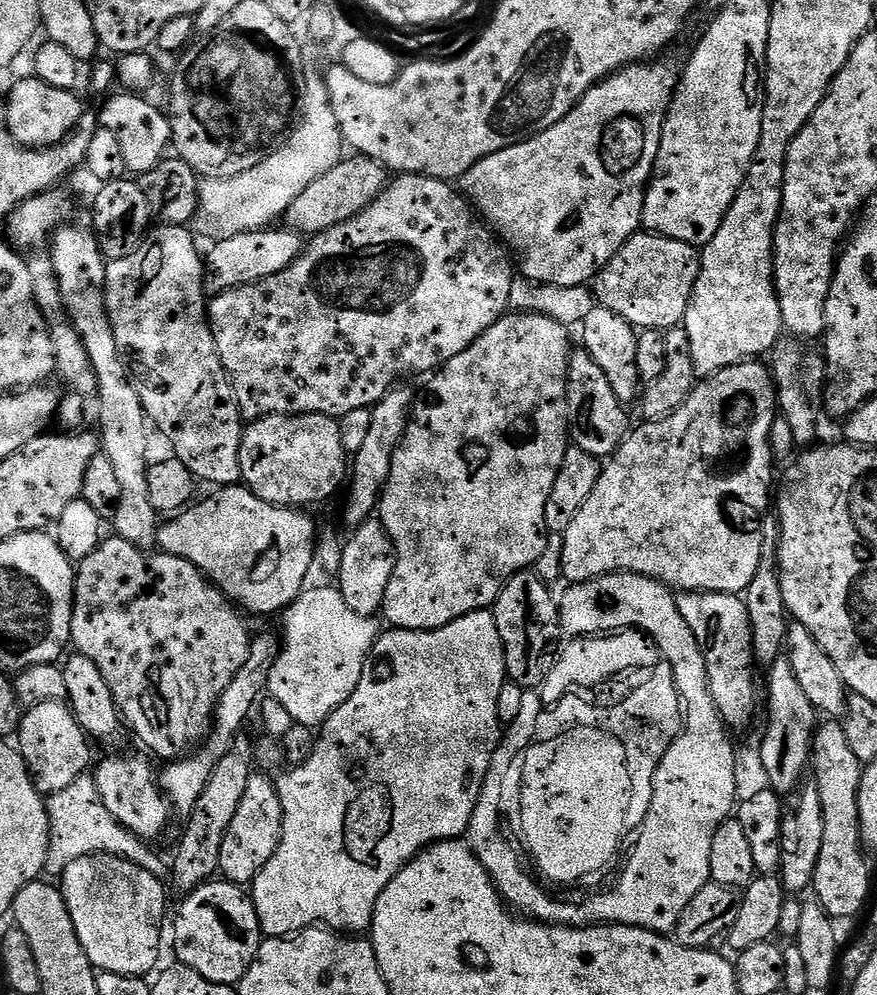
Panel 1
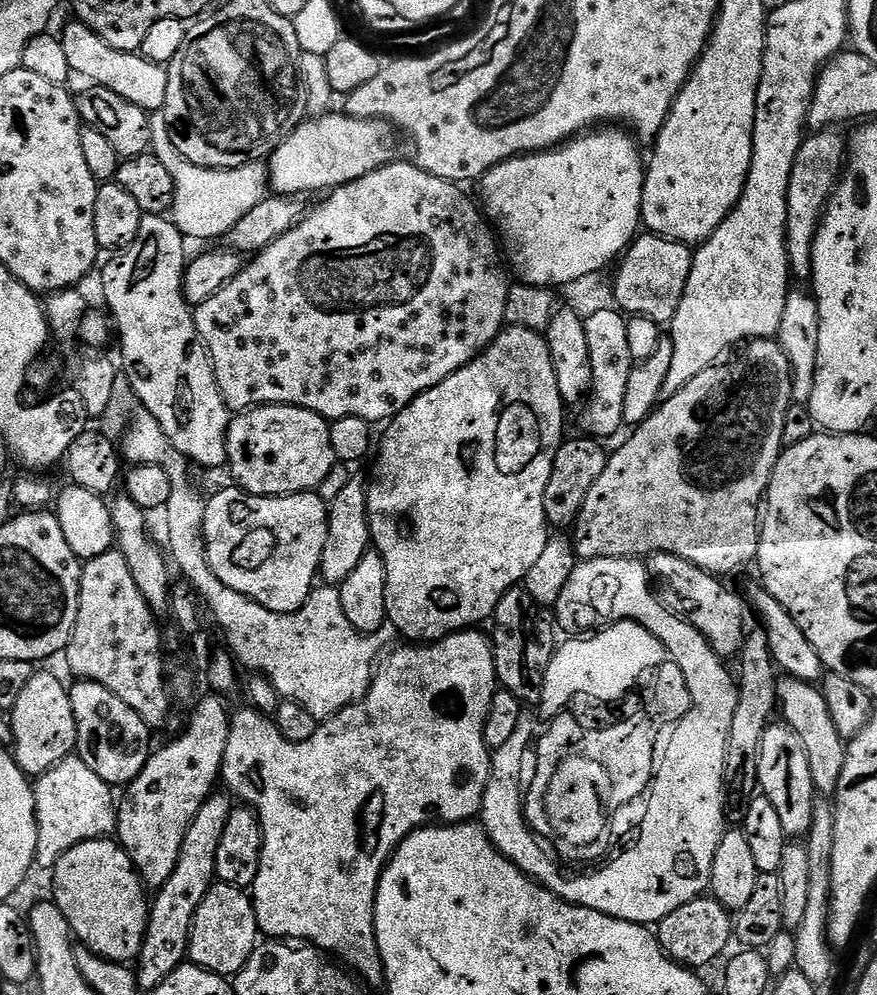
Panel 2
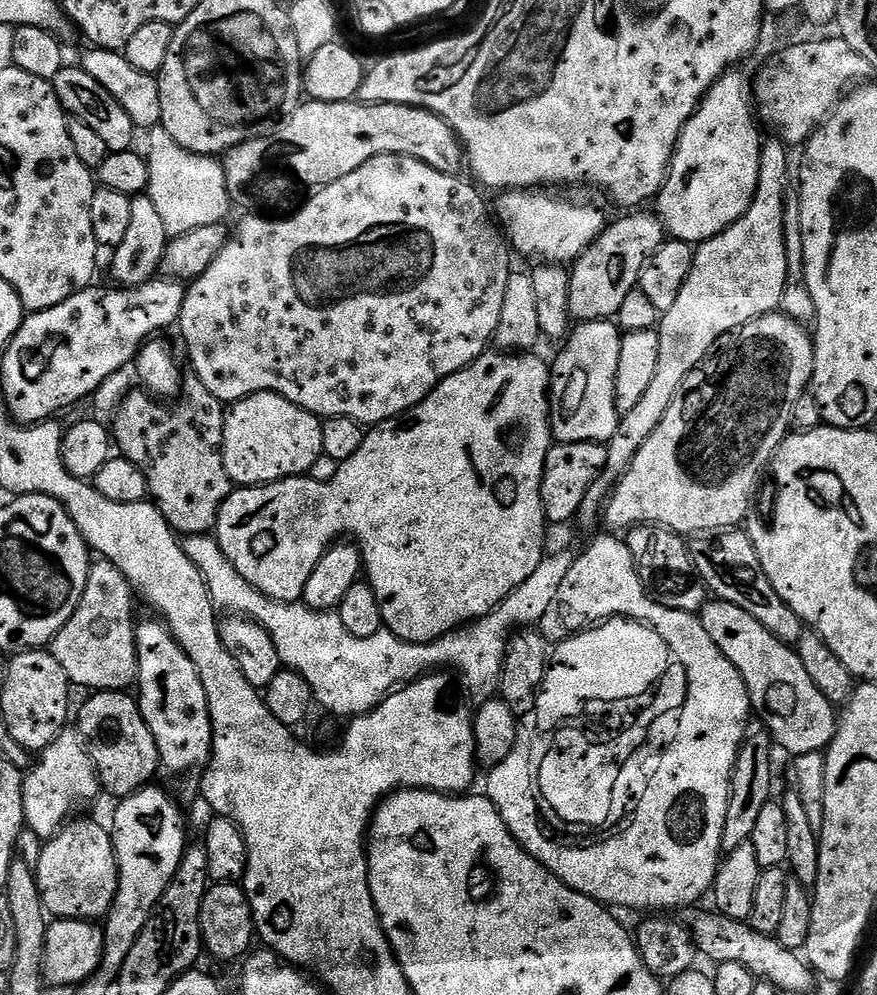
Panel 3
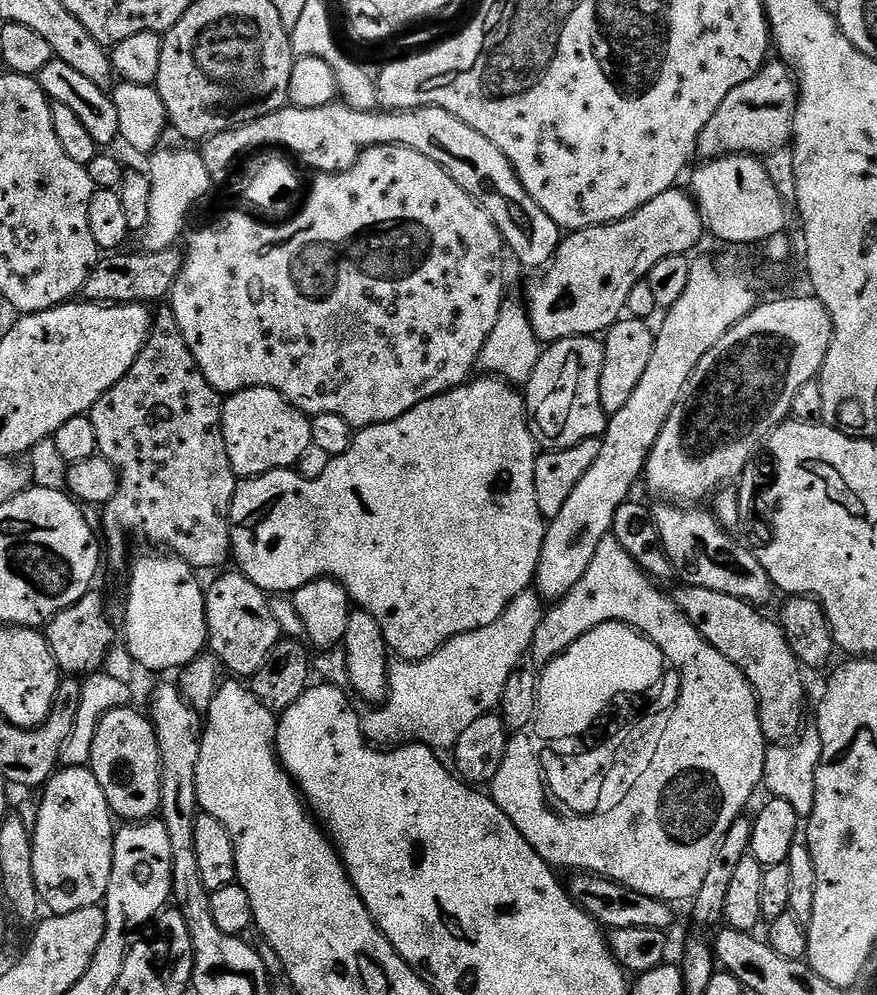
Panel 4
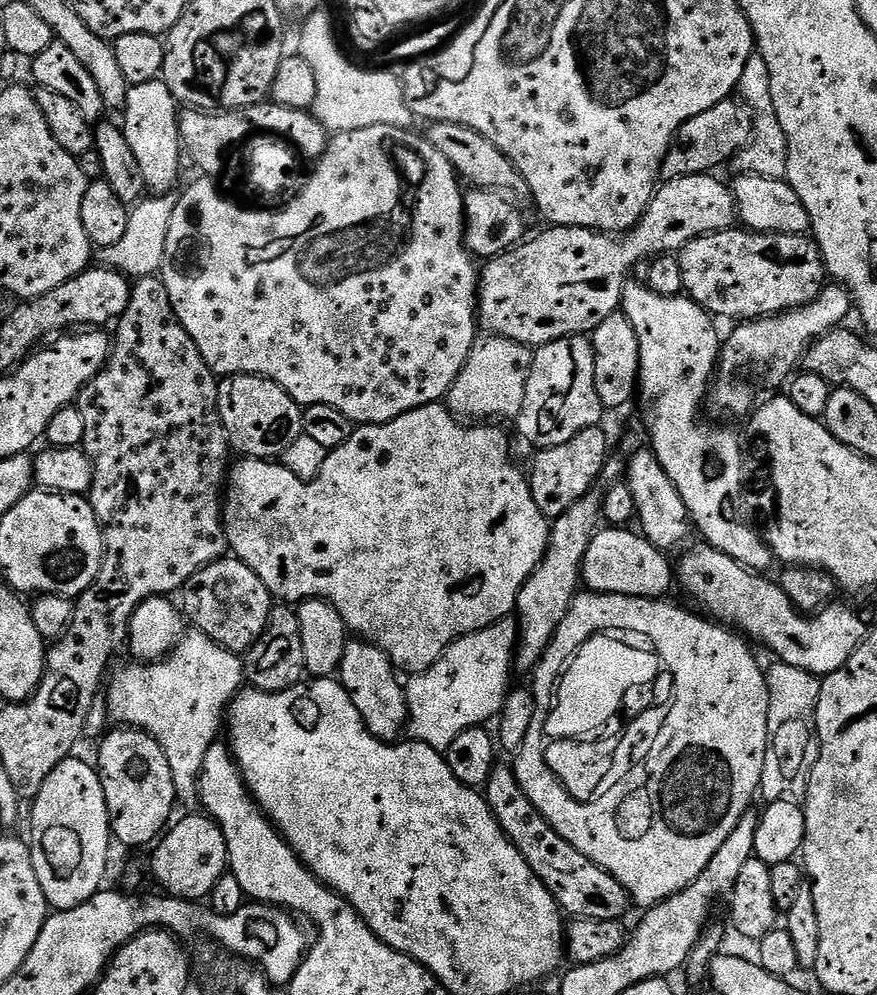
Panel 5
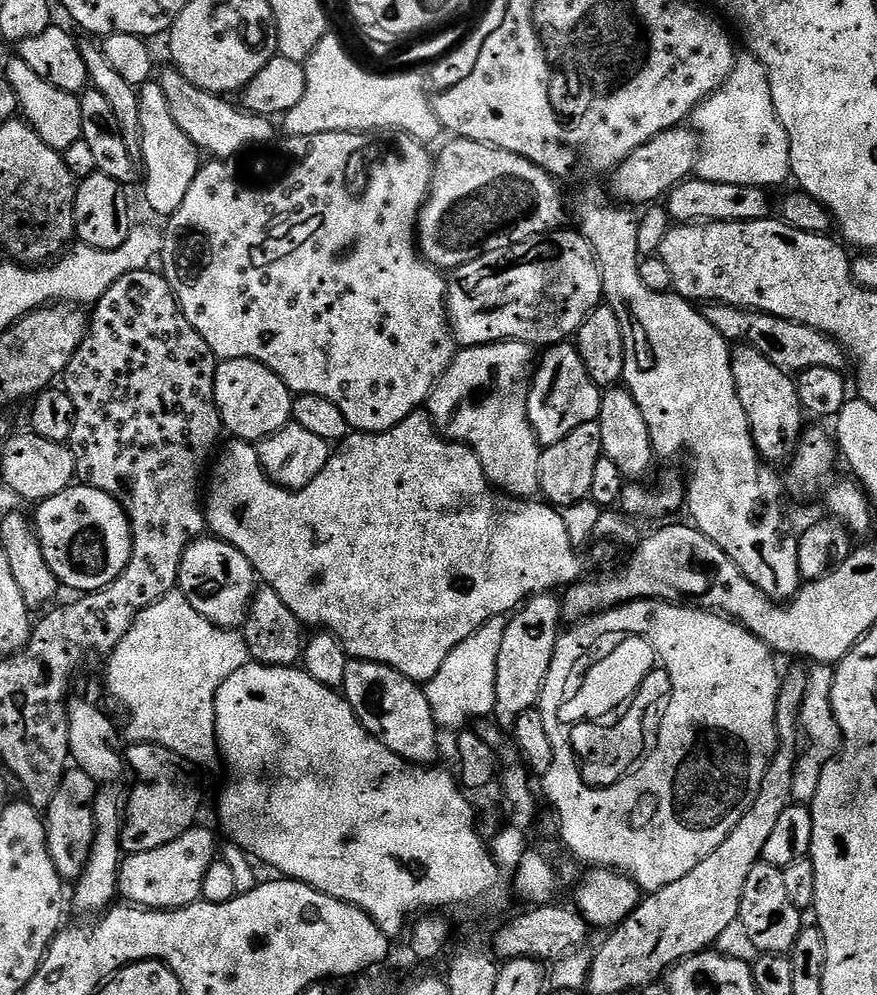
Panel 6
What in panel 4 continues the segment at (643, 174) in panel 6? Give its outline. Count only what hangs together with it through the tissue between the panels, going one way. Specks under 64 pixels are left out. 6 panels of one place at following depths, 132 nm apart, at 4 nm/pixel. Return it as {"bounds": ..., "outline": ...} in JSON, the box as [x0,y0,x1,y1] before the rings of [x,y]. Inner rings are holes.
{"bounds":[696,63,798,161],"outline":[[[765,63],[760,73],[750,78],[750,82],[742,82],[742,86],[734,86],[734,90],[726,94],[726,102],[718,106],[714,118],[706,122],[706,130],[702,130],[698,138],[696,156],[701,161],[741,154],[760,158],[789,147],[798,99],[798,81],[787,64],[772,63]]]}

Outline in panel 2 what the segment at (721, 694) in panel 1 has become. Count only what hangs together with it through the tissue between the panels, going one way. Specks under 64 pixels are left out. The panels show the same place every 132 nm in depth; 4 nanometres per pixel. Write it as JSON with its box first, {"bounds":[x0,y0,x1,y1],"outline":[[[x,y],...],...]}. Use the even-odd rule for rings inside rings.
{"bounds":[646,552,746,658],"outline":[[[653,552],[647,557],[646,567],[653,585],[665,597],[673,596],[680,603],[675,605],[676,615],[697,628],[721,658],[735,657],[739,653],[746,635],[744,604],[724,585],[727,583],[721,577],[713,576],[712,573],[686,562],[686,558],[678,558],[675,554],[665,552]]]}

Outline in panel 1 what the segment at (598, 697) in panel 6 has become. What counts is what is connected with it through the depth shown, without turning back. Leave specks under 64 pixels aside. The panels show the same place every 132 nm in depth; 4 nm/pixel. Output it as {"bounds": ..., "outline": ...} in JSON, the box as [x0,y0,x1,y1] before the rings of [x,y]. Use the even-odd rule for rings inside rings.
{"bounds":[540,629,659,700],"outline":[[[636,629],[599,637],[579,637],[567,641],[556,657],[551,674],[541,684],[540,700],[556,700],[564,690],[574,684],[592,685],[593,682],[598,683],[608,674],[655,665],[659,659],[656,643],[643,632],[637,632]]]}

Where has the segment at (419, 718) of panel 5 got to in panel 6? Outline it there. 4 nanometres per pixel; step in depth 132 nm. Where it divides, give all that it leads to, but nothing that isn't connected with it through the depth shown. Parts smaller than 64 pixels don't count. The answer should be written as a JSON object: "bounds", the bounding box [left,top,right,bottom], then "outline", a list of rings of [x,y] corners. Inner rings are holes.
{"bounds":[424,616,507,730],"outline":[[[503,616],[490,618],[470,638],[464,639],[460,648],[470,650],[469,656],[453,654],[442,662],[442,670],[434,674],[432,680],[427,681],[424,693],[430,704],[437,729],[444,730],[453,724],[456,730],[463,729],[471,720],[479,721],[488,718],[496,711],[496,695],[494,682],[498,678],[498,649],[502,646],[502,634],[506,634],[507,619]],[[479,716],[484,716],[480,717]],[[464,724],[464,725],[463,725]]]}

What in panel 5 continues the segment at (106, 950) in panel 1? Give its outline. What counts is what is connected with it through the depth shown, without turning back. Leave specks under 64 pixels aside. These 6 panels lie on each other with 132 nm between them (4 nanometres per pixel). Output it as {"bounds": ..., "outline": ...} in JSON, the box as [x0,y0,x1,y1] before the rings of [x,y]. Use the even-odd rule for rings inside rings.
{"bounds":[30,759,114,912],"outline":[[[69,759],[66,766],[54,769],[50,778],[42,782],[42,790],[38,790],[36,799],[30,804],[34,870],[38,870],[38,882],[42,885],[42,892],[46,894],[49,905],[58,912],[82,906],[82,902],[94,898],[94,894],[101,891],[103,884],[100,883],[108,872],[108,847],[113,847],[114,844],[100,773],[93,765],[91,768],[86,761],[76,759]]]}

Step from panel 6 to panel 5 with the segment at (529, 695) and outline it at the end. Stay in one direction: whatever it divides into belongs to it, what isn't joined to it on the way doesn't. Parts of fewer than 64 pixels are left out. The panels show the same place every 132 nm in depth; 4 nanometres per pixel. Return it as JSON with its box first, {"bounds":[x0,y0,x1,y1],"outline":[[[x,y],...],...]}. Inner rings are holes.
{"bounds":[514,490,602,673],"outline":[[[593,490],[585,494],[566,514],[555,517],[551,521],[548,534],[548,549],[542,562],[534,570],[534,574],[522,586],[516,599],[515,615],[520,626],[520,642],[516,645],[514,668],[517,673],[531,673],[536,664],[550,646],[558,626],[562,626],[562,618],[572,605],[580,584],[580,567],[588,556],[588,547],[593,547],[597,535],[596,523],[602,520],[602,496]]]}

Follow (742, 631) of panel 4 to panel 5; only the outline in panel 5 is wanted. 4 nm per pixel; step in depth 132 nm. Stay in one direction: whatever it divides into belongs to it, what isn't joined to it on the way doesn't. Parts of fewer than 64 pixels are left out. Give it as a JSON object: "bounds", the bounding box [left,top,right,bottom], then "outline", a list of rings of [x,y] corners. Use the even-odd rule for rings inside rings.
{"bounds":[594,526,674,600],"outline":[[[608,526],[599,533],[598,548],[600,544],[600,553],[597,554],[596,560],[600,563],[600,577],[594,584],[595,591],[613,592],[623,596],[641,596],[647,600],[659,600],[667,597],[668,591],[674,588],[674,564],[667,560],[665,549],[655,548],[651,542],[639,531],[633,530],[628,526]]]}

